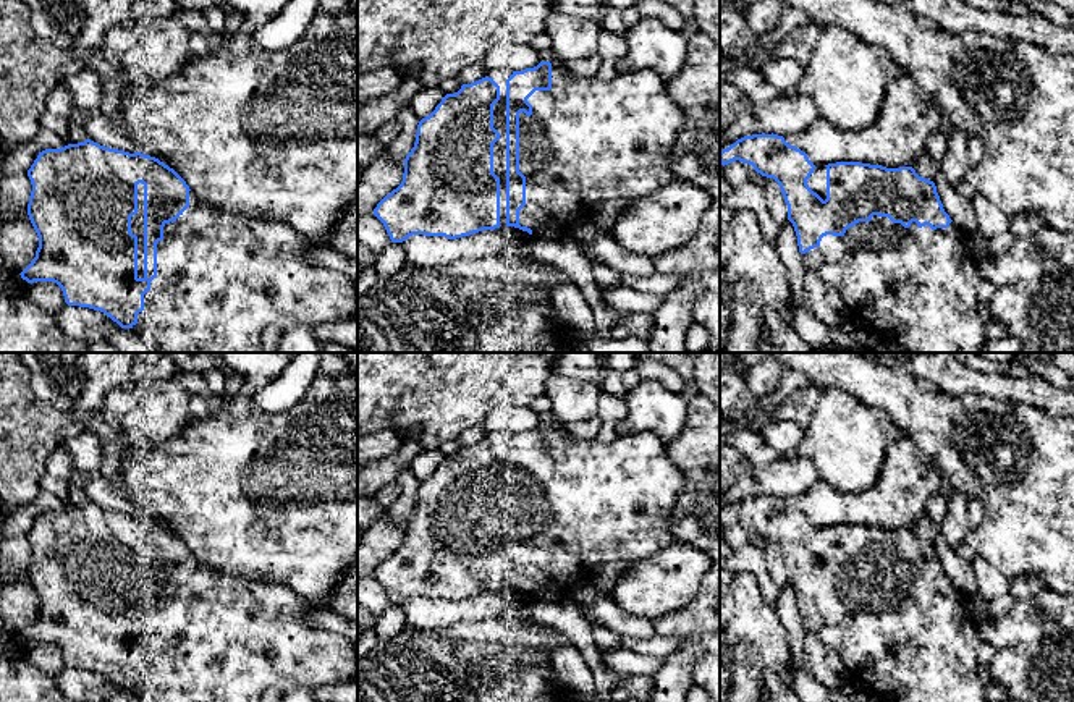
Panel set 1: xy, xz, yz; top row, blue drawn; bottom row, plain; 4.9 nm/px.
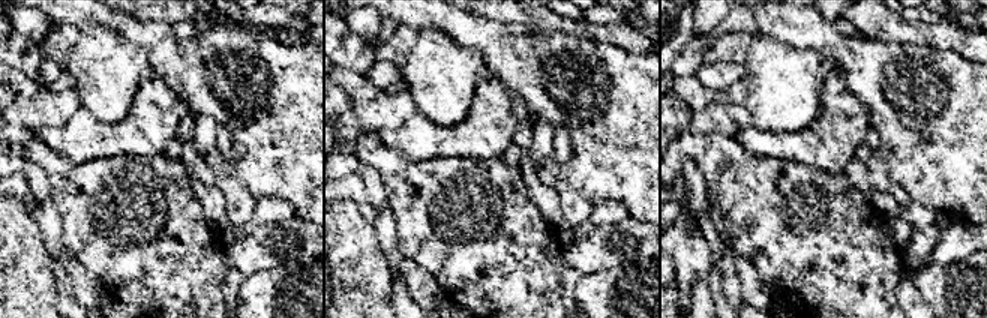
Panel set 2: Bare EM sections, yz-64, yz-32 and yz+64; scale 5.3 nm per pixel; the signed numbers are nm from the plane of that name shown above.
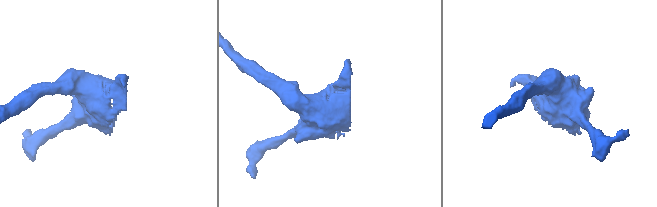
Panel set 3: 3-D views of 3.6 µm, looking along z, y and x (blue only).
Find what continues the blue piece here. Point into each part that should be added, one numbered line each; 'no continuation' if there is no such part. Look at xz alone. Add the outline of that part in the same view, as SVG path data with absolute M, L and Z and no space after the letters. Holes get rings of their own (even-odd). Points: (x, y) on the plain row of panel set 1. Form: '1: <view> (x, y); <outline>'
1: xz (589, 502); M552 425L552 451L535 453L527 464L532 467L532 477L519 476L519 534L526 539L526 568L519 573L519 587L532 592L534 600L556 600L568 595L568 589L586 577L590 577L597 568L610 561L644 560L674 542L671 532L671 514L678 497L684 488L681 471L673 464L666 453L666 443L652 432L634 435L619 435L613 442L597 438L582 440L573 437L564 427Z

